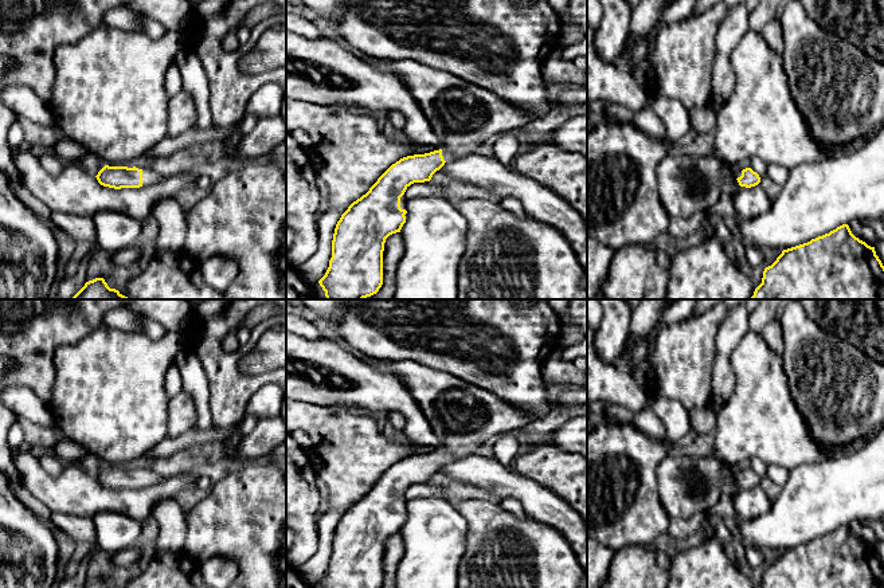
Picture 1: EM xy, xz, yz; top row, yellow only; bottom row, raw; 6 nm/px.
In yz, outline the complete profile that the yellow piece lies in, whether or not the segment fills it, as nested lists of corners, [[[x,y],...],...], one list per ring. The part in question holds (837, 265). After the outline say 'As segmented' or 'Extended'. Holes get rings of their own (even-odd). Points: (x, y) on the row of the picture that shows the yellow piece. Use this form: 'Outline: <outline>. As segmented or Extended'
Outline: [[[842,224],[807,243],[783,250],[777,260],[764,268],[762,283],[750,299],[884,299],[884,266],[875,247],[856,238],[849,226]]]. As segmented

